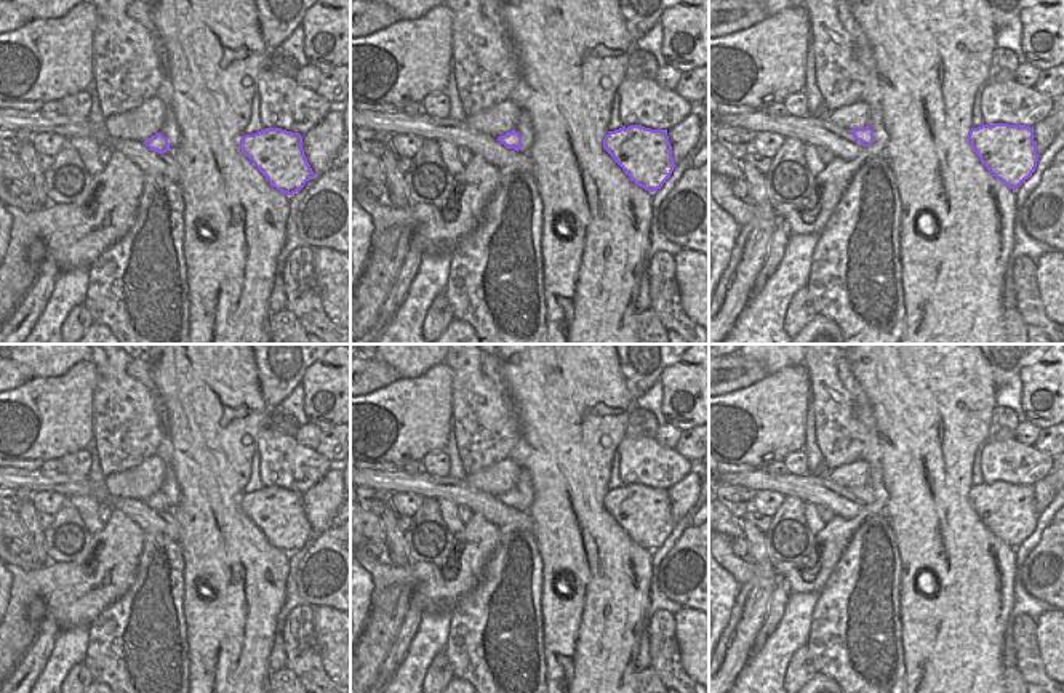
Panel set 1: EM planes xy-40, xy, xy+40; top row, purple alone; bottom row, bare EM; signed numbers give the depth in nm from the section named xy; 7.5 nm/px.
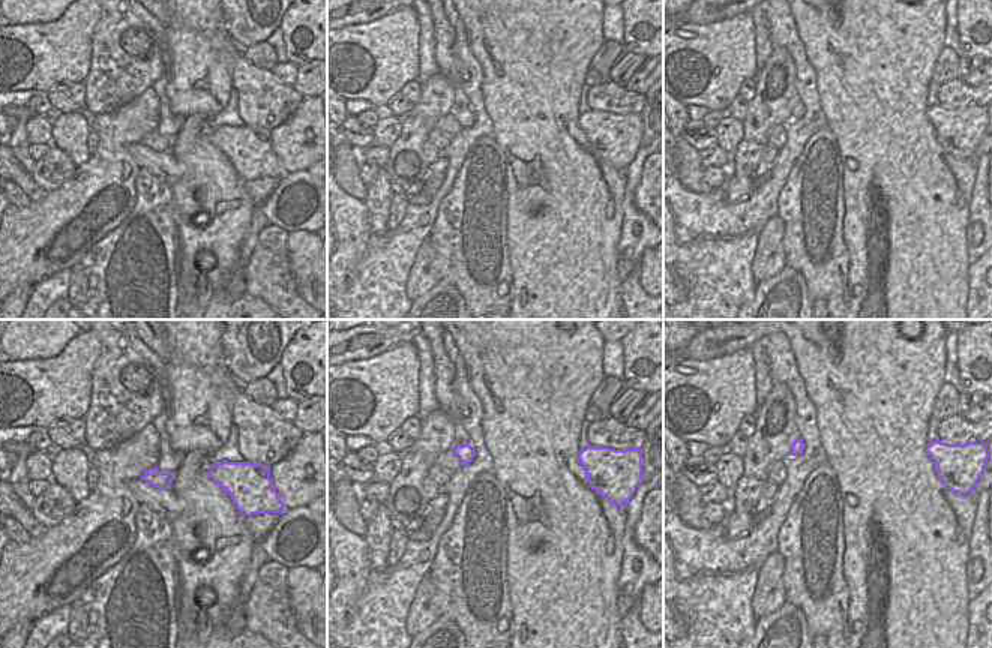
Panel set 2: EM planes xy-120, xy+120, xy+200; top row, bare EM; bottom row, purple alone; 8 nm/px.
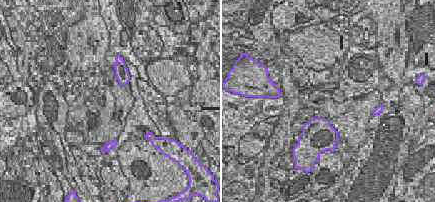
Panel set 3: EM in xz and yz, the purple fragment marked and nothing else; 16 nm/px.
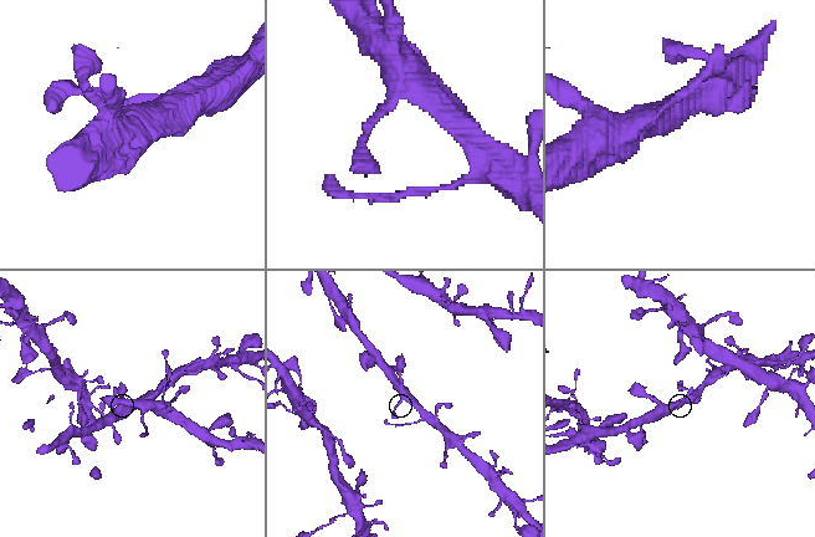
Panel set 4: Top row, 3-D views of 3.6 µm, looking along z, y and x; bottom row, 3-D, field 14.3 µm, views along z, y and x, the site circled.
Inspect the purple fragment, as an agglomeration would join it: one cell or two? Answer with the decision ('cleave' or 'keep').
keep

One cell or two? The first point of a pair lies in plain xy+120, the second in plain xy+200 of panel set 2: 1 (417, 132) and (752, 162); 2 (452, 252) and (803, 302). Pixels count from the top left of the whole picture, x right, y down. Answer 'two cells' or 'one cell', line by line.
1: one cell
2: two cells

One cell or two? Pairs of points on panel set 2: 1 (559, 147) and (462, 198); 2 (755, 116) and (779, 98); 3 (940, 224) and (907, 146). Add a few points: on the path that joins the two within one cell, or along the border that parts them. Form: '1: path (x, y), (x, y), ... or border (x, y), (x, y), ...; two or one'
1: border (496, 143), (503, 155), (506, 212); two
2: path (761, 116), (773, 104); one
3: path (920, 204), (907, 191), (907, 165); one

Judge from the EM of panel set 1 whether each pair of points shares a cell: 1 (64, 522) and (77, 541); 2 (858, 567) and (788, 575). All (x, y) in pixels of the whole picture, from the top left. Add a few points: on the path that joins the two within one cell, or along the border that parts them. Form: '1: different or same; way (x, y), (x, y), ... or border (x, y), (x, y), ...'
1: same; way (68, 527), (72, 536)
2: different; border (850, 536), (828, 583), (820, 592)

